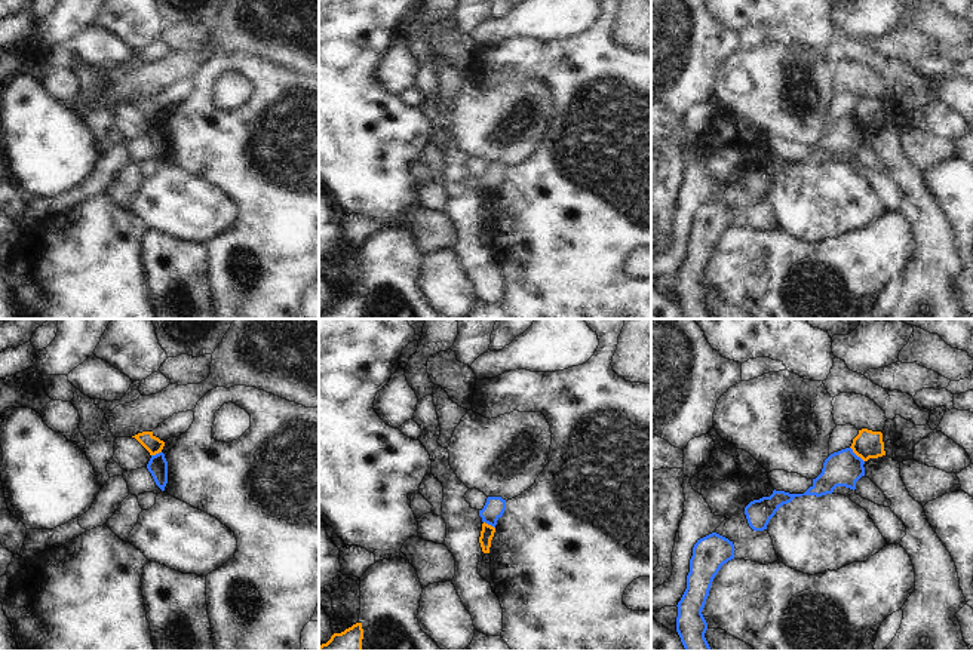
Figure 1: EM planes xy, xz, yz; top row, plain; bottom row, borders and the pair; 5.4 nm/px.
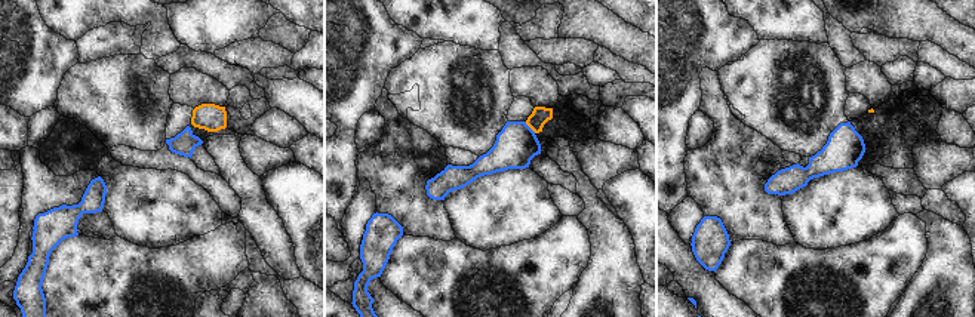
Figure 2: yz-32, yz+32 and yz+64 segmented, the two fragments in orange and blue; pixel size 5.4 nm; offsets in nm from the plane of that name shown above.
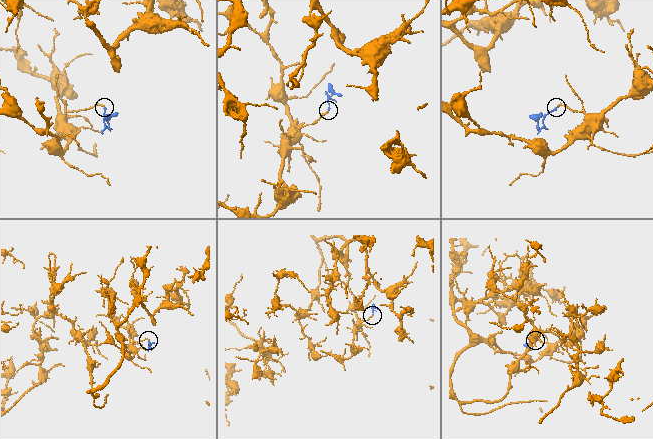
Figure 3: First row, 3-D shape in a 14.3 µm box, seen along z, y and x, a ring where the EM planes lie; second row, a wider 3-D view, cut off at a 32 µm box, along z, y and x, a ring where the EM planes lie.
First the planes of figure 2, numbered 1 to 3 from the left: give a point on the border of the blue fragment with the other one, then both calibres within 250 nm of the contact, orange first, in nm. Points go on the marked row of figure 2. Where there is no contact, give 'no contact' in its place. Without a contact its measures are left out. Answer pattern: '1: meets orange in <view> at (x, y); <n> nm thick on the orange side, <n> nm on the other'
1: no contact
2: meets orange in yz+32 at (531, 128); 100 nm thick on the orange side, 220 nm on the other
3: no contact

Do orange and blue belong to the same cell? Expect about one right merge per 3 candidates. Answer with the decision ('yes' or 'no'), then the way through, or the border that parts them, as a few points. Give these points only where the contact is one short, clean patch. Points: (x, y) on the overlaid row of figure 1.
no | along yz (850, 447), (863, 461)

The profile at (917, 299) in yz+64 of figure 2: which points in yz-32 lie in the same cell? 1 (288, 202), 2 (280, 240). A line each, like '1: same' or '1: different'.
1: different
2: same

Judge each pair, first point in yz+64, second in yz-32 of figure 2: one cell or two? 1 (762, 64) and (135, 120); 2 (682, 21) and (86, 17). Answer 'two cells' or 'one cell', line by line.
1: one cell
2: two cells

